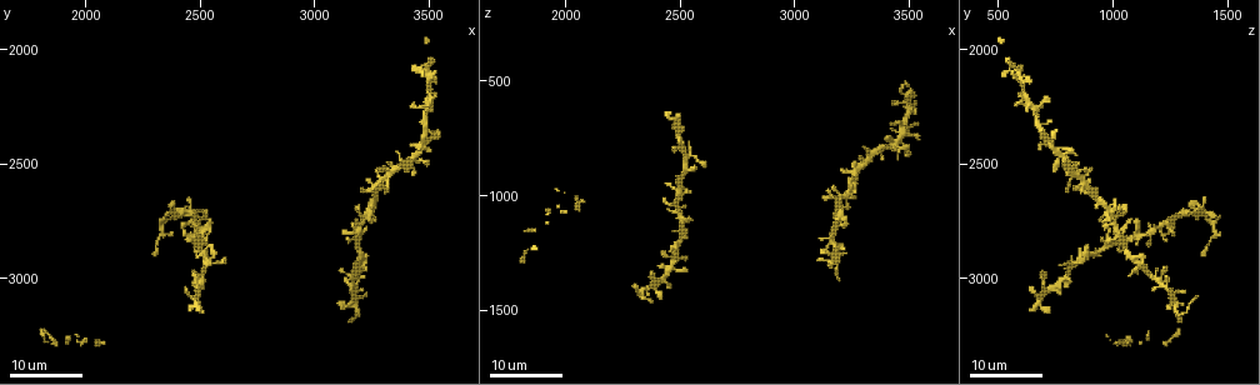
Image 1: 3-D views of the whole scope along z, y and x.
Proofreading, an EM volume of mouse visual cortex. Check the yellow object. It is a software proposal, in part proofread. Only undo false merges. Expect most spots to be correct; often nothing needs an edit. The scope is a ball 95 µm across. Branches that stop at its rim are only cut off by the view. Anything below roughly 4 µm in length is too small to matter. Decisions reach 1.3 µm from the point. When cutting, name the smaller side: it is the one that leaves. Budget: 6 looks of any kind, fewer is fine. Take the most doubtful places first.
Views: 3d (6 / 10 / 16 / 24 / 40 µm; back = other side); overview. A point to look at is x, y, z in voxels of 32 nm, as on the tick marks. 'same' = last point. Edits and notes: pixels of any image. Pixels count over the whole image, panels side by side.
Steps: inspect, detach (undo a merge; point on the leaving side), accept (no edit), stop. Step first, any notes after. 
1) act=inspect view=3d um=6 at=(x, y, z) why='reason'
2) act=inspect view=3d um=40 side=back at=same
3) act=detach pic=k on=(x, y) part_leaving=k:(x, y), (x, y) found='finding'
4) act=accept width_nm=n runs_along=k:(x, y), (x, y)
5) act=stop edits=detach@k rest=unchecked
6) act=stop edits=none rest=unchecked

act=inspect view=3d um=16 at=(2530, 2930, 830) why='looks like a crossing'

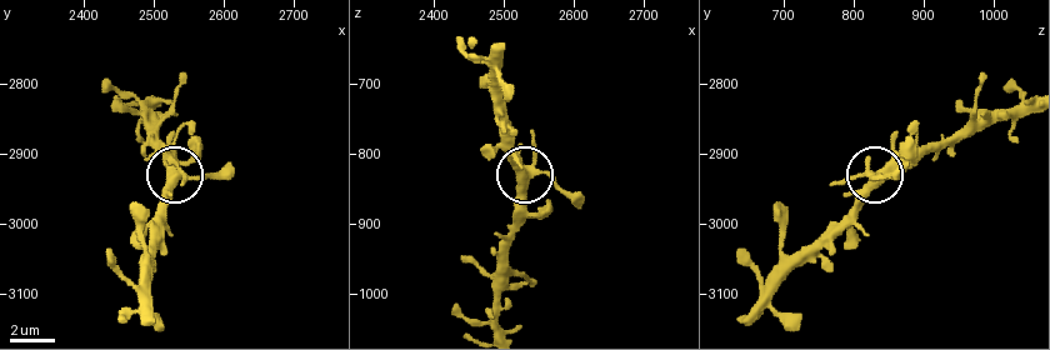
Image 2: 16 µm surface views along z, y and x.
act=inspect view=3d um=10 at=(2525, 2930, 835) why='closer look'

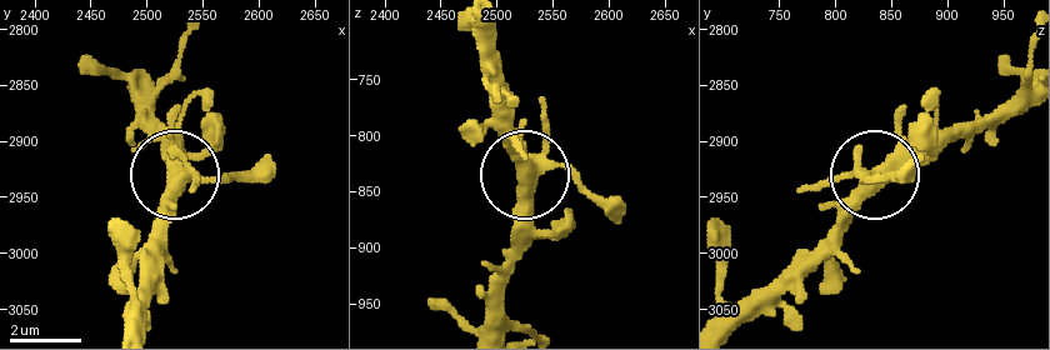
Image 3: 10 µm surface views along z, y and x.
act=accept arms=4 runs_along=3:(251, 170), (174, 179), (164, 265) found='all the same neuron'

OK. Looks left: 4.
act=inspect view=3d um=16 at=(3190, 2800, 1020) why='four or more arms meet'

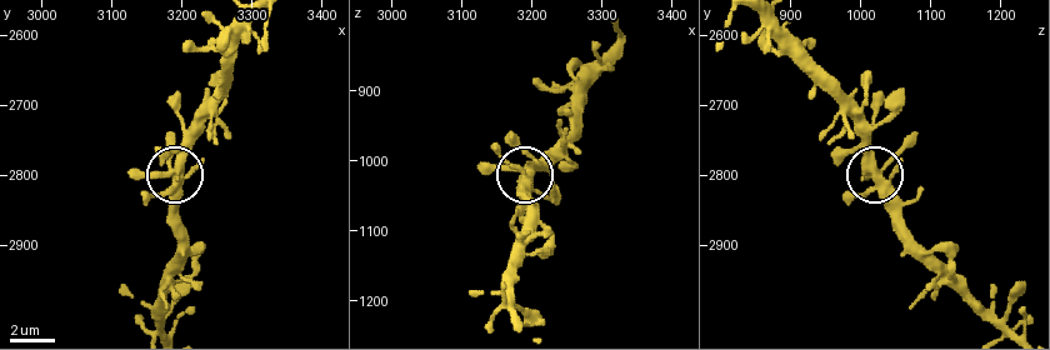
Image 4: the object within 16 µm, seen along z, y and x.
act=inspect view=3d um=6 at=(3200, 2800, 1020) why='closer look'

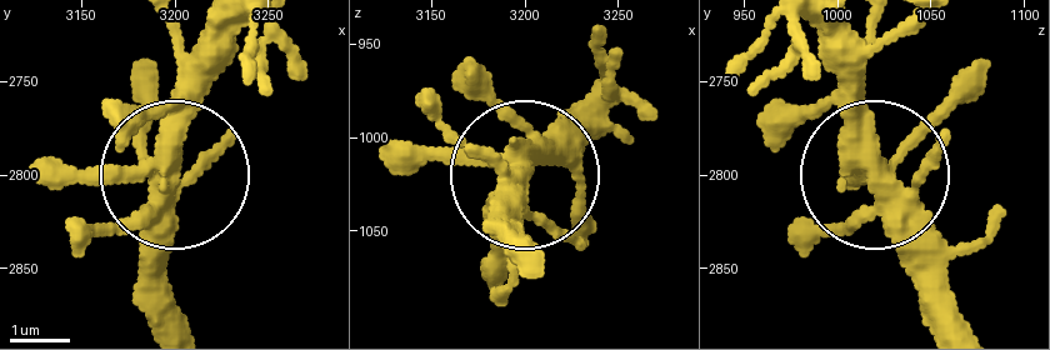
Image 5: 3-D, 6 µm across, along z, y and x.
act=accept width_nm=370 found='continuous, no second neuron'

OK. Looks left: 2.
act=inspect view=3d um=24 at=(2330, 2780, 1440) why='thick turns thin'

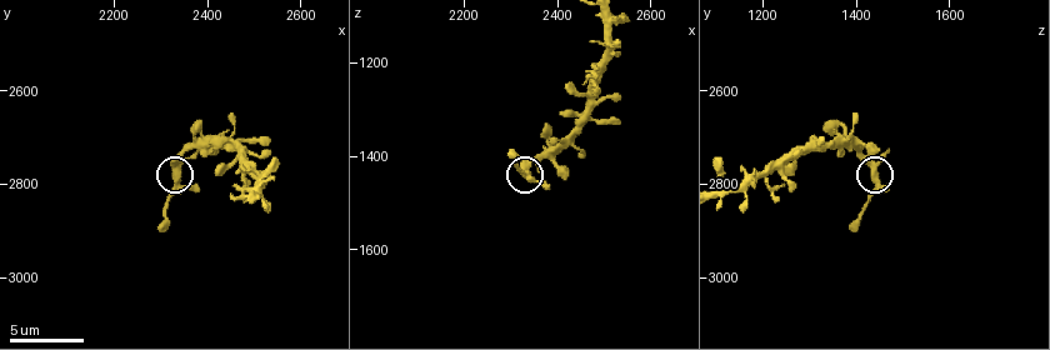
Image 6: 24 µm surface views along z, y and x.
act=inspect view=3d um=6 at=(2330, 2795, 1445)

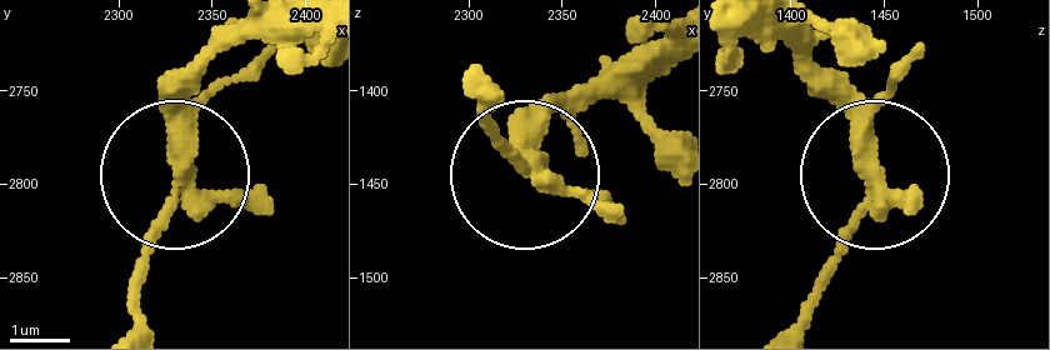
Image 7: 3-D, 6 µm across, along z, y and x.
act=accept runs_along=7:(678, 24), (558, 113), (529, 173), (489, 118) found='one neuron here'

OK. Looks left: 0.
act=stop edits=none rest=unchecked

